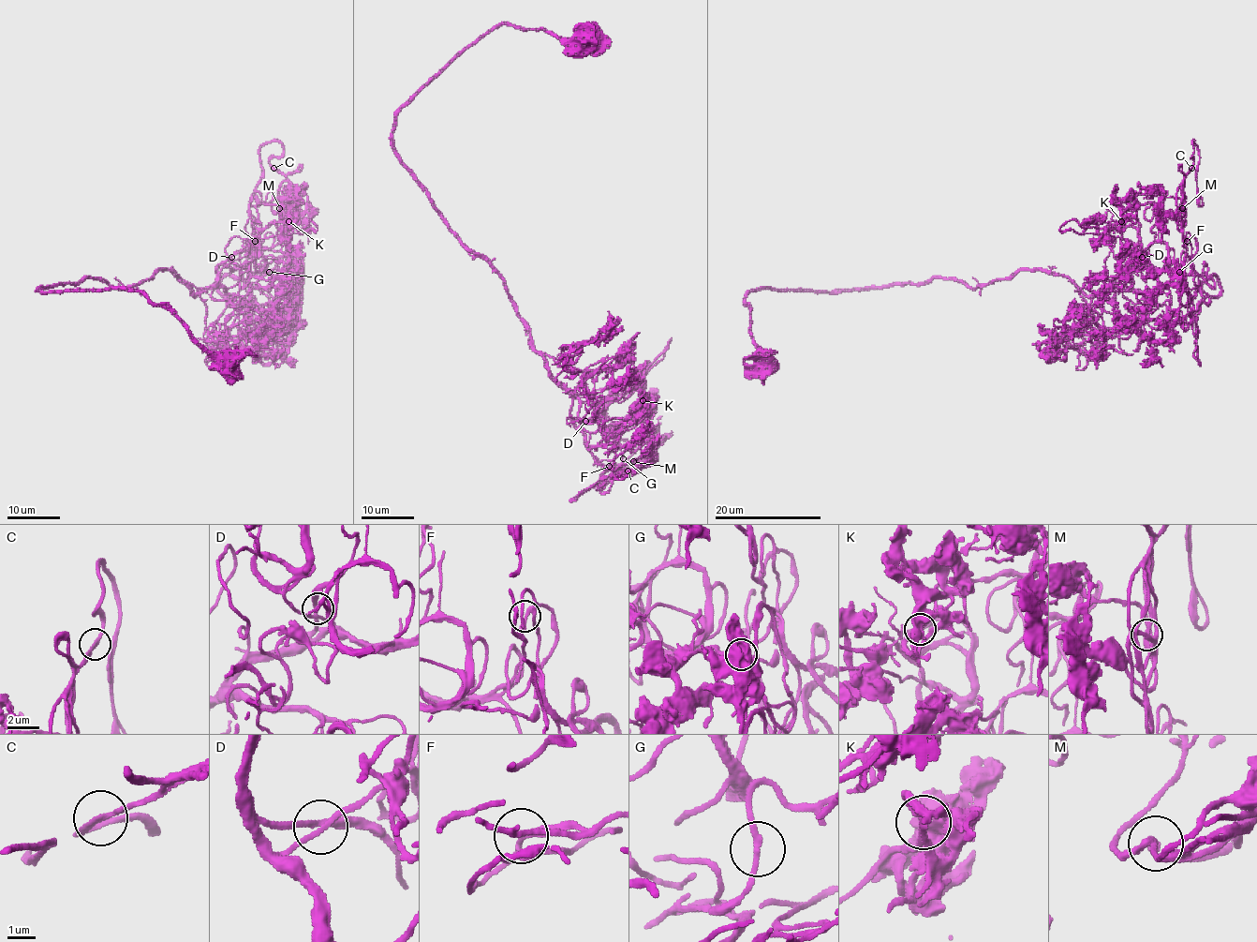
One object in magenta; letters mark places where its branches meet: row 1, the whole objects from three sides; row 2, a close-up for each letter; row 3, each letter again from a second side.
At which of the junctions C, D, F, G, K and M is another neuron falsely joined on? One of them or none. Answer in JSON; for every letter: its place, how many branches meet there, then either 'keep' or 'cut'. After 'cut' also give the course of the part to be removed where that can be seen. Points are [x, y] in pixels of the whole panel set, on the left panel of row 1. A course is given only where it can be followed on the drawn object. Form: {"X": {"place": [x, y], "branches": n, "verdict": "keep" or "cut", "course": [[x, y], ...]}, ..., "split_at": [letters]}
{"C": {"place": [273, 168], "branches": 2, "verdict": "keep"}, "D": {"place": [231, 257], "branches": 2, "verdict": "keep"}, "F": {"place": [255, 241], "branches": 3, "verdict": "keep"}, "G": {"place": [269, 272], "branches": 2, "verdict": "keep"}, "K": {"place": [288, 221], "branches": 2, "verdict": "keep"}, "M": {"place": [279, 208], "branches": 3, "verdict": "keep"}, "split_at": []}

